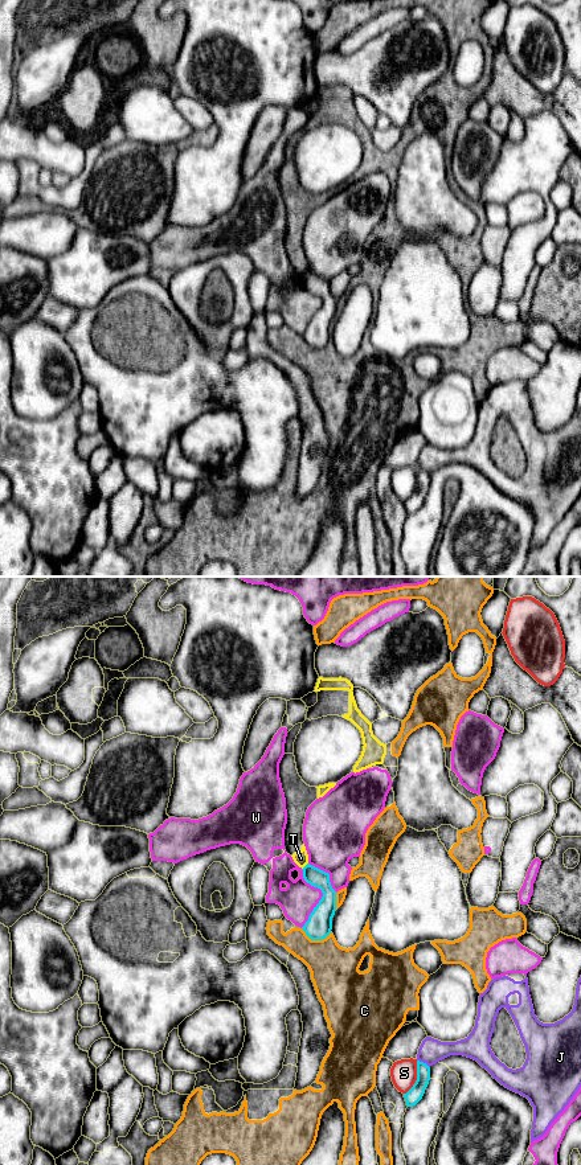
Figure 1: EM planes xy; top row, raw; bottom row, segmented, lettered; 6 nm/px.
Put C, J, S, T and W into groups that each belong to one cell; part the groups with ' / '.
C T / J / S / W

